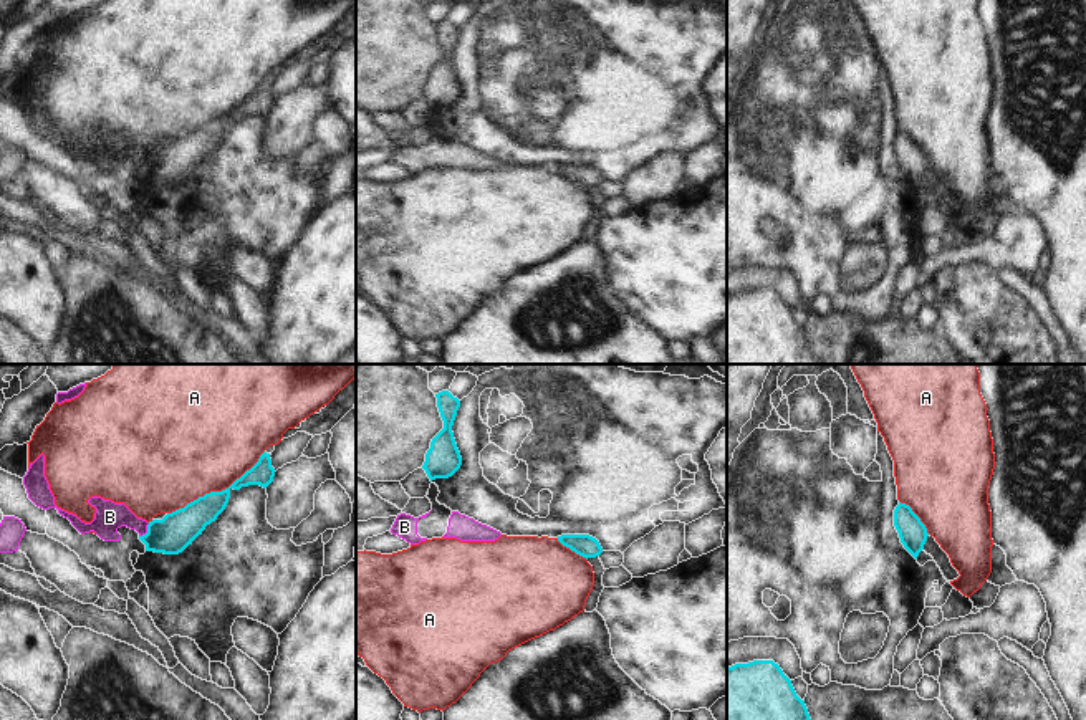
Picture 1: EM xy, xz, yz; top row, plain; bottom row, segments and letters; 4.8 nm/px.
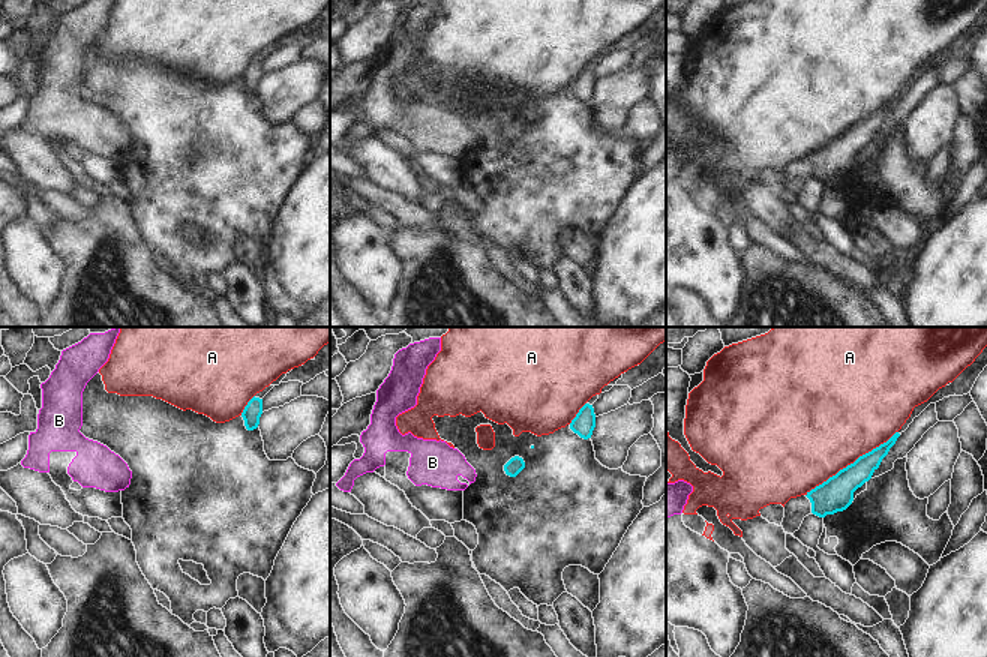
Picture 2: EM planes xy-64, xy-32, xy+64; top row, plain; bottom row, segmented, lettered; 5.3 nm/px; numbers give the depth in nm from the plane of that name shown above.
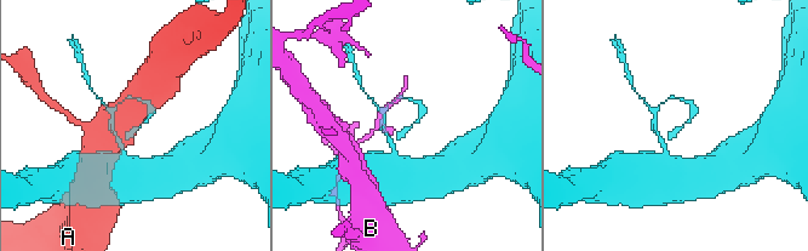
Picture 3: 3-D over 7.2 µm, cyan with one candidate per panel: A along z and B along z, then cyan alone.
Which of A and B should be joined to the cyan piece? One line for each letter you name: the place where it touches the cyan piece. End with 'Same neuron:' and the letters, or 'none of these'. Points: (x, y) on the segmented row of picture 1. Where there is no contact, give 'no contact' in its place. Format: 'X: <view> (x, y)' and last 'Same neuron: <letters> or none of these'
Same neuron: none of these

